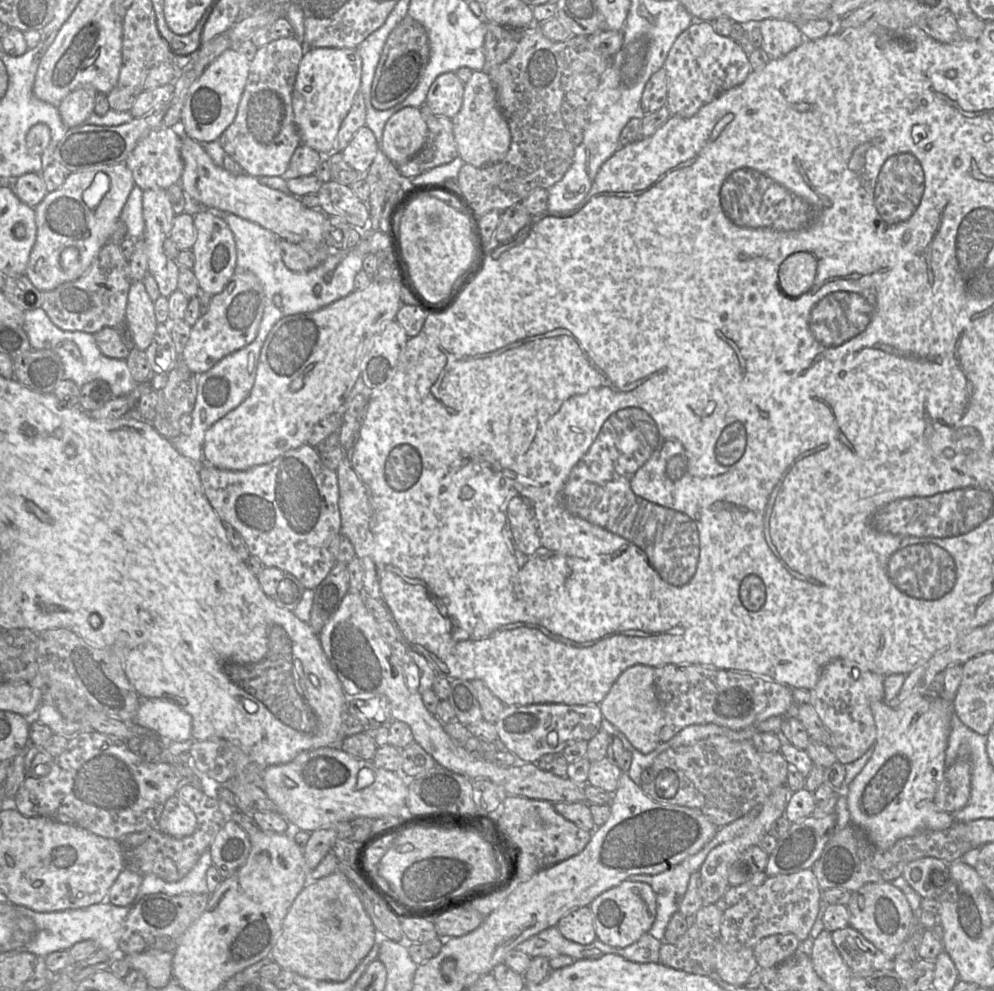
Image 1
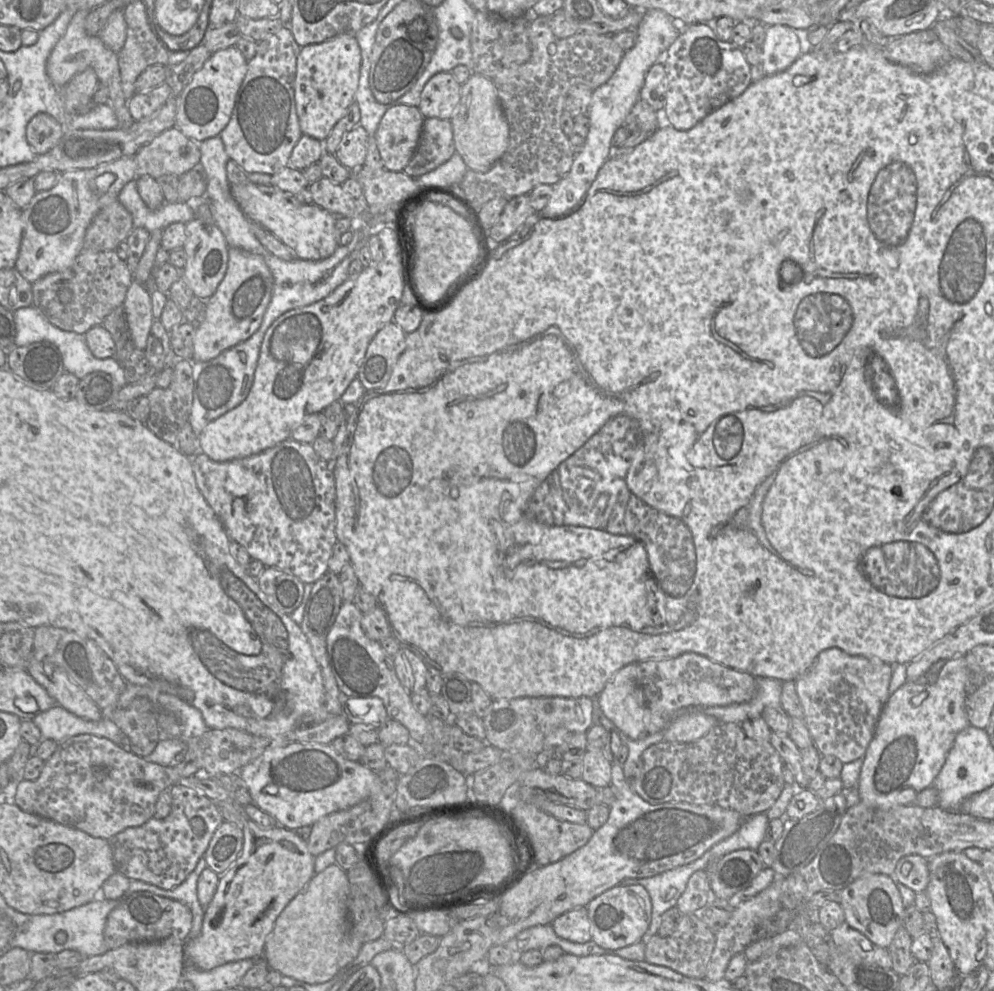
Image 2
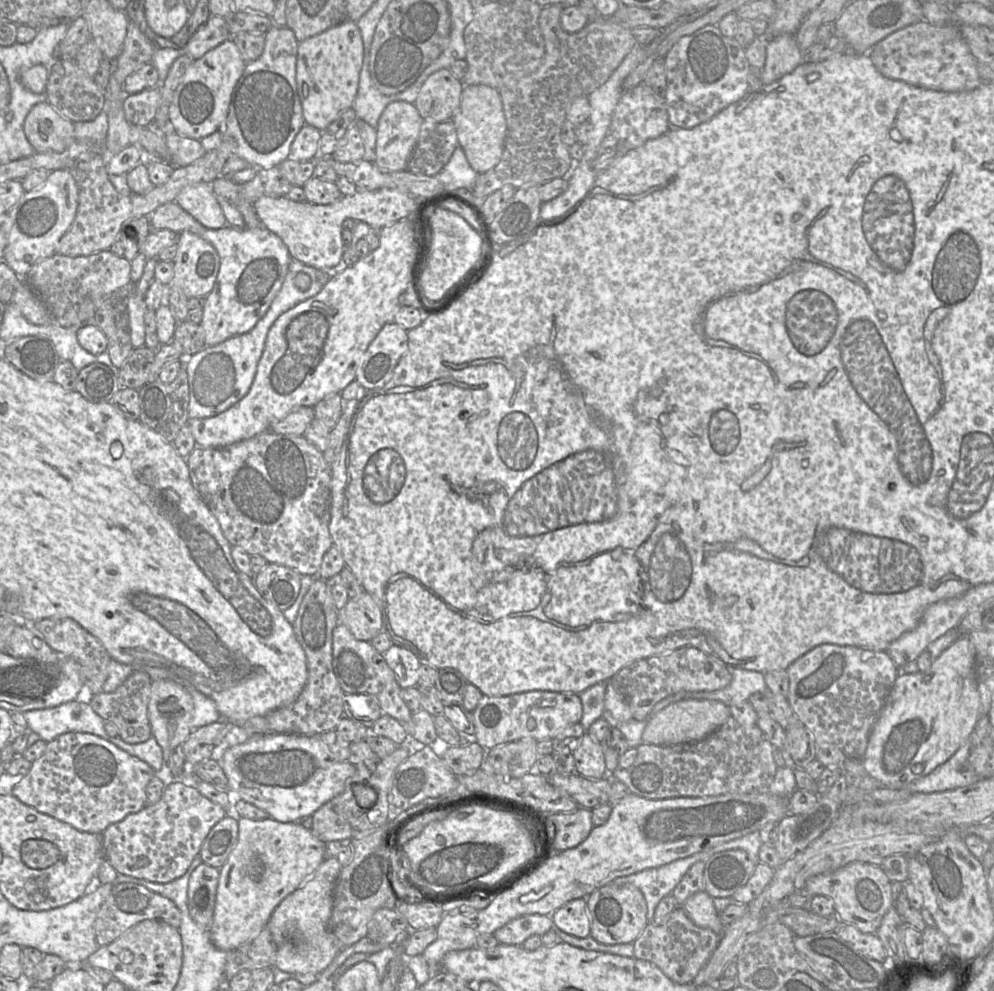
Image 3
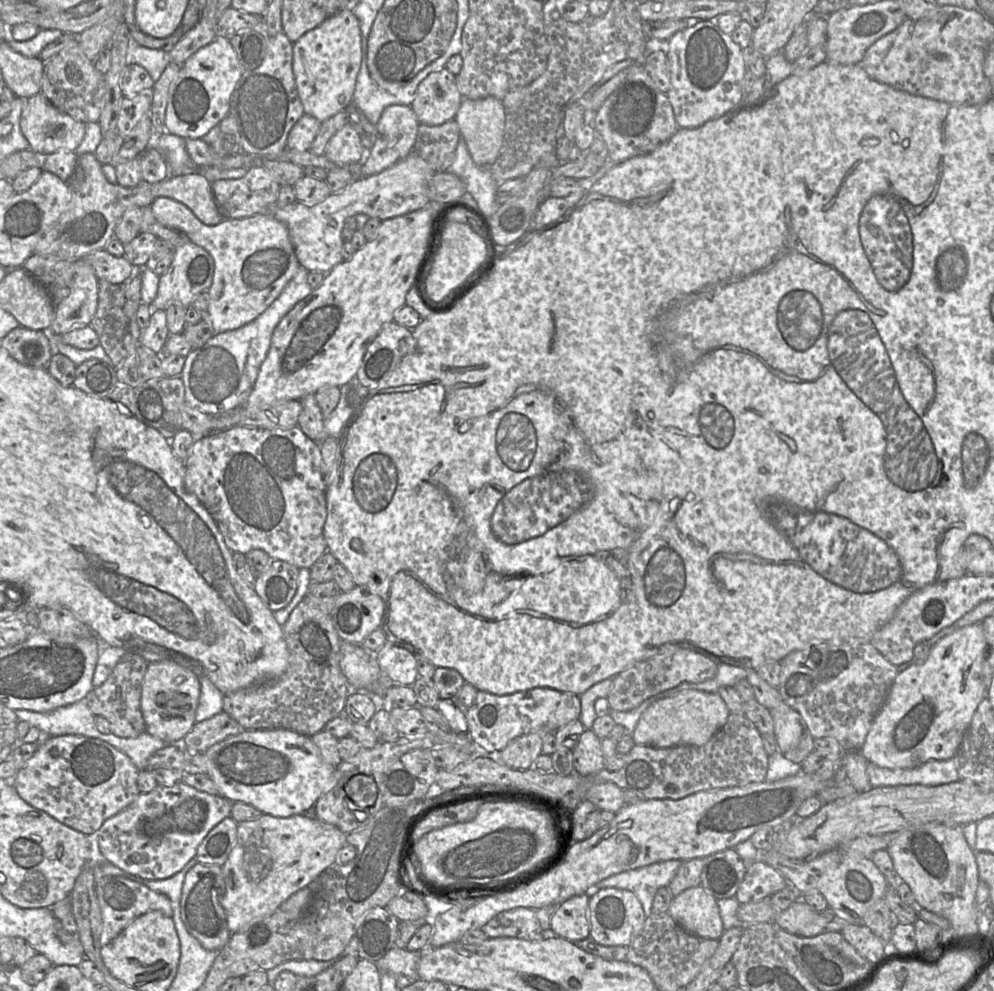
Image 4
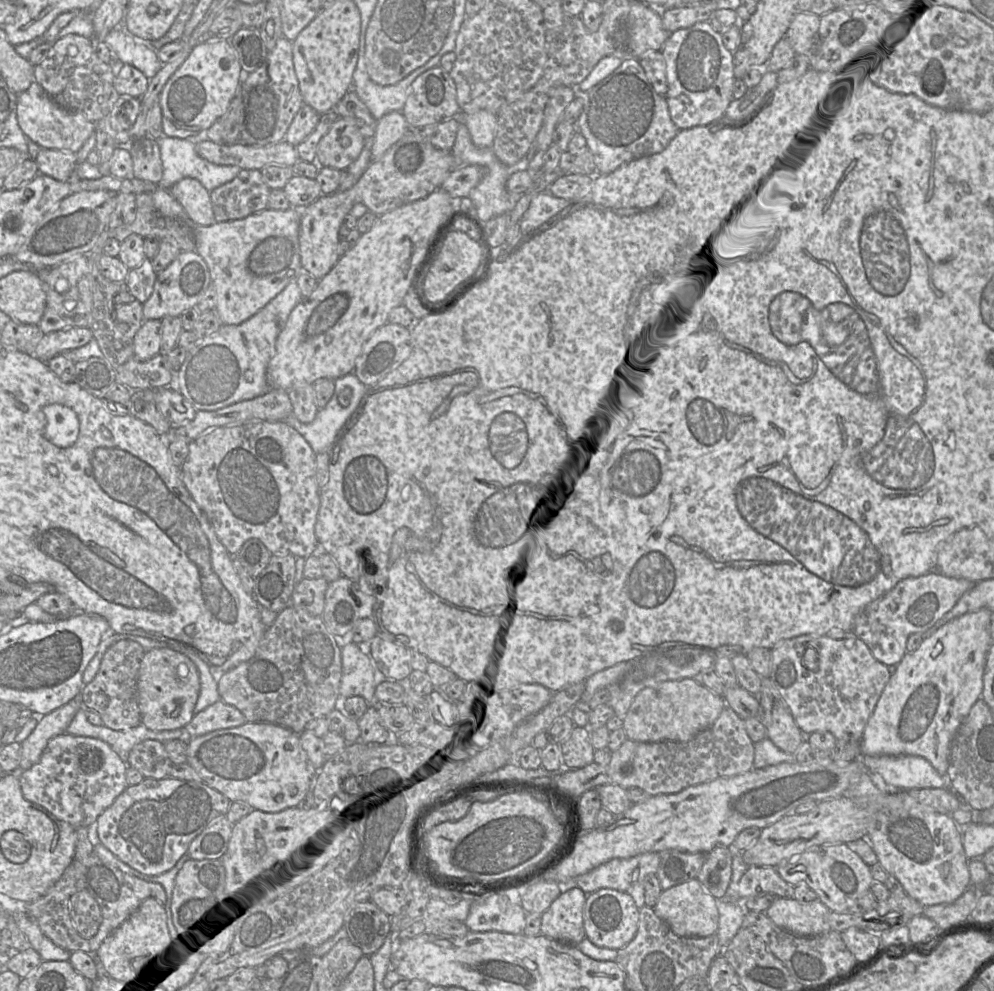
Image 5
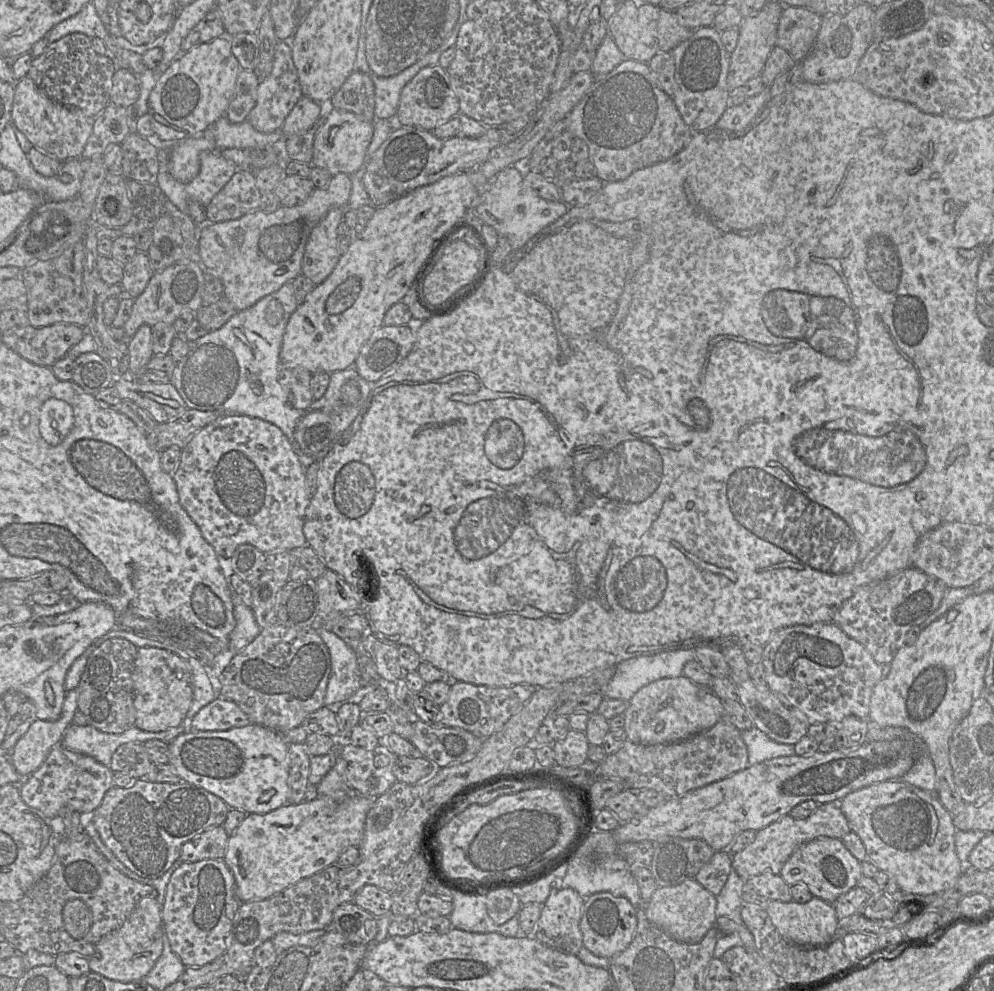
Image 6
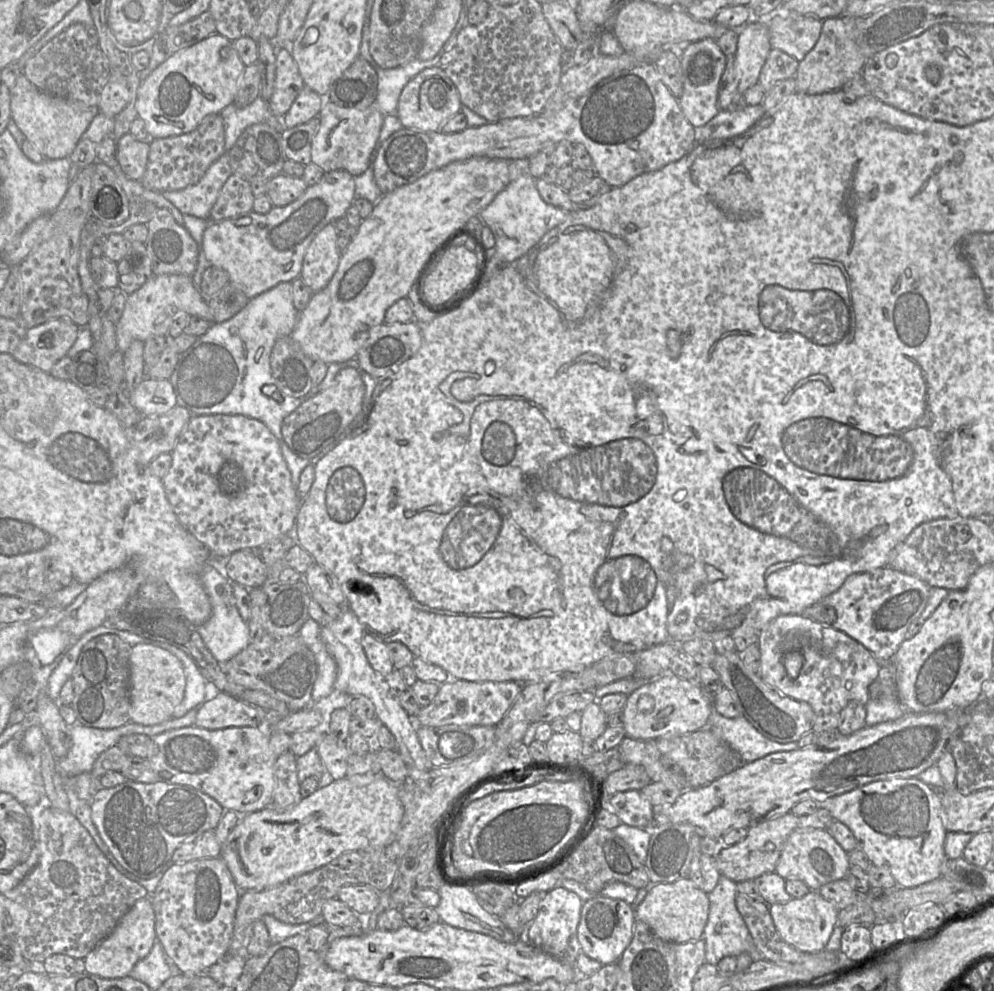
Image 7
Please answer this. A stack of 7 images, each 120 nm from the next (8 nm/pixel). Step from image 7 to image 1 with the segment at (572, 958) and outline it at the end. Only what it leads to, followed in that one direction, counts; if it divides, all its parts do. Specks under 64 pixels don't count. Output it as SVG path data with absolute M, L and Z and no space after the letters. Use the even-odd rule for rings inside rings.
M589 906L570 911L558 921L556 926L566 939L581 945L588 945L597 938L594 918Z

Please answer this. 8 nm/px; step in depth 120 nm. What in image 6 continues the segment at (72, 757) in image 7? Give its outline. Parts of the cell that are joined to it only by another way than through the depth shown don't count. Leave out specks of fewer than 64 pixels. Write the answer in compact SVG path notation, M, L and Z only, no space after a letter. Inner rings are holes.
M188 722L160 732L144 731L133 726L122 733L106 733L91 725L71 724L66 729L61 743L69 750L90 756L103 765L109 766L113 753L120 745L129 742L144 743L151 739L169 743L186 731L188 731Z

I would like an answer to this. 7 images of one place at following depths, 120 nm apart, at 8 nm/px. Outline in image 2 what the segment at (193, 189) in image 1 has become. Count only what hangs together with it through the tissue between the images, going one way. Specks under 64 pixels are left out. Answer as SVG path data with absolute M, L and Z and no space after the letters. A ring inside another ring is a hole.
M249 180L230 185L230 193L252 222L260 224L274 234L291 248L299 259L323 260L330 257L339 246L335 228L336 216L314 203L301 203L295 194L273 185L255 184Z

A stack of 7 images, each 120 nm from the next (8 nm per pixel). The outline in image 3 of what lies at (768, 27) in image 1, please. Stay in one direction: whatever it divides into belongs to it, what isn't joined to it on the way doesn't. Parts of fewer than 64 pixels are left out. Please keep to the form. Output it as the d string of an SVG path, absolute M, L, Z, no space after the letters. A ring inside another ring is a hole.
M781 34L768 40L766 42L766 60L761 75L762 85L769 85L793 71L802 63L803 55L804 51L799 48L794 34Z

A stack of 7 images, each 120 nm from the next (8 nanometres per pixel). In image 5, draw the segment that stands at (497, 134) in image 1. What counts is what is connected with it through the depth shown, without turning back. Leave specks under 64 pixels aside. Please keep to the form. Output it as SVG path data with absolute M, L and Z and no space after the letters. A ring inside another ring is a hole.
M479 110L472 114L461 112L461 123L467 126L476 147L492 148L498 124L496 114L486 110Z

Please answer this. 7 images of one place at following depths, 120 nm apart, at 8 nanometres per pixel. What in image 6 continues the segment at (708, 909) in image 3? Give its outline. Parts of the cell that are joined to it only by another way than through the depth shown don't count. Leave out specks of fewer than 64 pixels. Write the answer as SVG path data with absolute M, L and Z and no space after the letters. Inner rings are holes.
M694 878L669 887L658 887L646 905L647 918L673 939L685 943L699 943L716 923L716 897Z

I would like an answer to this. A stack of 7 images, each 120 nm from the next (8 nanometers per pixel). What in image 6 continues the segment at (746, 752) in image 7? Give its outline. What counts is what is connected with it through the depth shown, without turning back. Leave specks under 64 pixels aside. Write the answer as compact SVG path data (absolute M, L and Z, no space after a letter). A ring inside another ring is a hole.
M755 726L741 732L741 737L747 748L749 766L795 754L794 745L777 743Z

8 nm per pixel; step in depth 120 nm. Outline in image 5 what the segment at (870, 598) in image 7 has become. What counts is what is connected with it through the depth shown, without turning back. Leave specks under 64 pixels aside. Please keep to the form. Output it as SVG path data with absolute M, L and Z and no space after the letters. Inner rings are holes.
M937 571L904 578L859 612L854 620L853 632L868 646L878 661L888 667L896 666L907 653L908 637L913 633L922 633L934 625L975 584L966 579L947 577Z

